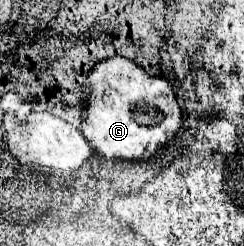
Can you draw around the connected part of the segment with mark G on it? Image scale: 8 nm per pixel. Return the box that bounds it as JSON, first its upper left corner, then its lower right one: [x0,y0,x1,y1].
[82,56,182,160]

